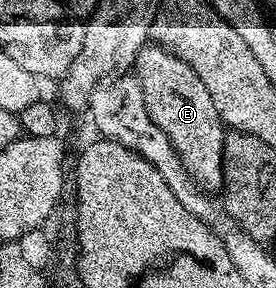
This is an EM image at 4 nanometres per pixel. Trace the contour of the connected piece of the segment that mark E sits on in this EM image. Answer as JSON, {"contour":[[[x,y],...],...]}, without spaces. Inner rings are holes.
{"contour":[[[146,45],[137,54],[135,74],[143,89],[143,105],[151,121],[167,133],[183,169],[198,187],[209,193],[216,192],[216,187],[218,190],[223,184],[221,170],[227,128],[215,109],[215,101],[211,101],[211,93],[207,93],[207,85],[199,81],[199,73],[170,48]]]}

